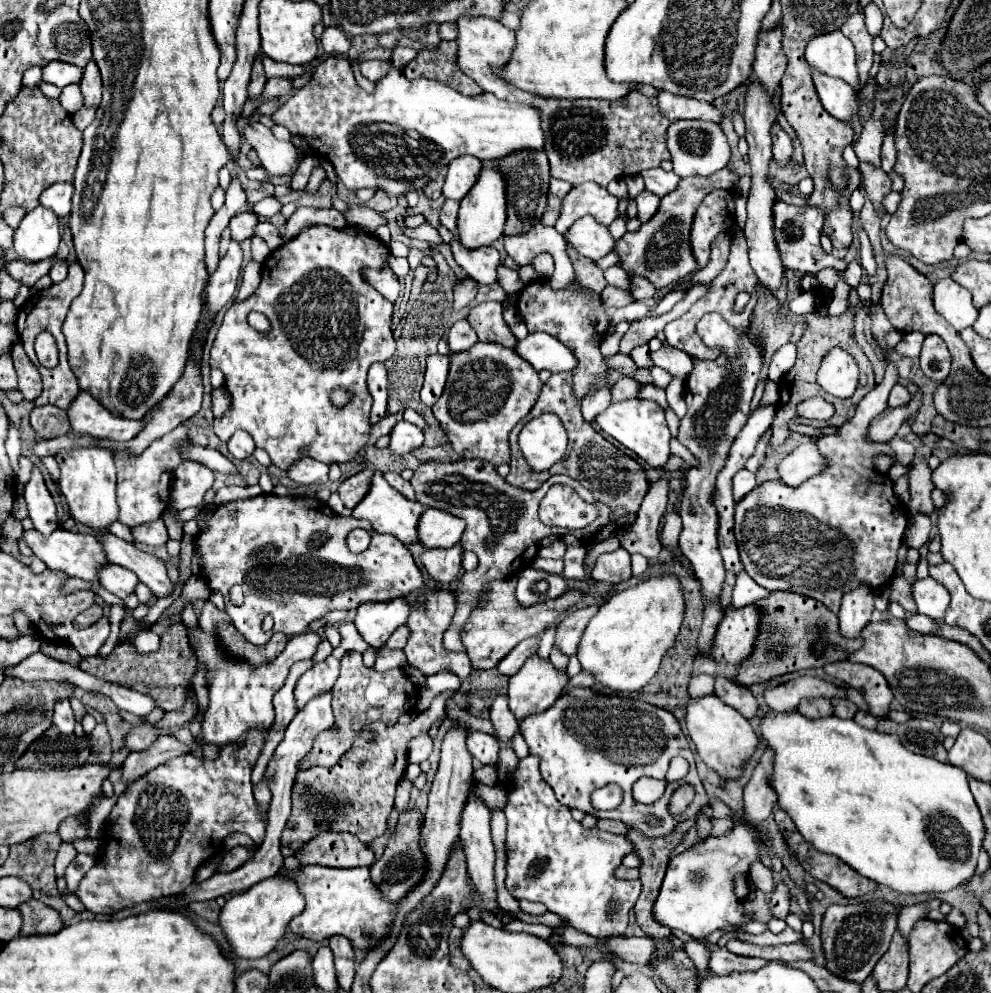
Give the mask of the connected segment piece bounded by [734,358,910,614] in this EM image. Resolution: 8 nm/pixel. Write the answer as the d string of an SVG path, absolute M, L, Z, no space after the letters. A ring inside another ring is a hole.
M886 358L884 382L878 384L870 394L866 394L856 408L856 416L850 422L844 422L836 434L822 436L817 441L819 452L824 457L826 470L818 476L808 478L800 488L788 488L786 484L764 482L756 486L746 498L736 504L736 540L740 550L740 560L744 570L766 590L790 590L814 600L820 600L834 614L840 610L842 596L858 586L868 586L872 590L890 584L896 572L896 552L902 546L904 530L908 526L908 510L894 496L892 480L888 474L880 474L874 468L876 456L890 456L892 464L896 462L896 452L888 444L872 444L866 440L868 424L888 408L888 394L898 382L898 366Z

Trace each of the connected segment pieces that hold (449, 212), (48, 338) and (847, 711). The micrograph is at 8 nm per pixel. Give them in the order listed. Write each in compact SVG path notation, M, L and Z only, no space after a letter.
M446 200L440 210L440 224L446 226L450 232L456 232L456 216L458 216L458 202Z
M40 332L36 342L34 342L36 356L44 368L54 368L58 364L58 350L56 350L56 340L50 332Z
M832 700L834 706L834 716L838 718L854 718L854 714L858 712L856 704L850 700Z

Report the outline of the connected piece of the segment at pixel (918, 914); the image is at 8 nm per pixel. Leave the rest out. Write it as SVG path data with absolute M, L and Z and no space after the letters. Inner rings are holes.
M933 899L930 902L922 902L916 906L902 908L902 912L898 916L898 930L904 932L904 936L908 936L912 930L912 924L916 924L916 920L920 920L920 918L926 918L926 914L930 910L940 908L940 904L942 904L942 900Z

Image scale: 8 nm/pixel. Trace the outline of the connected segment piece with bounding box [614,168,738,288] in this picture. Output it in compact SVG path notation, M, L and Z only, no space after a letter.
M728 168L712 174L712 176L690 176L680 182L676 192L670 192L660 202L660 212L648 222L642 224L638 232L626 232L618 242L614 252L622 260L622 268L626 272L648 278L656 288L664 288L670 284L678 284L692 272L696 272L696 260L692 260L692 250L688 244L688 228L692 226L692 218L704 200L704 196L712 190L734 190L738 184L738 176Z

